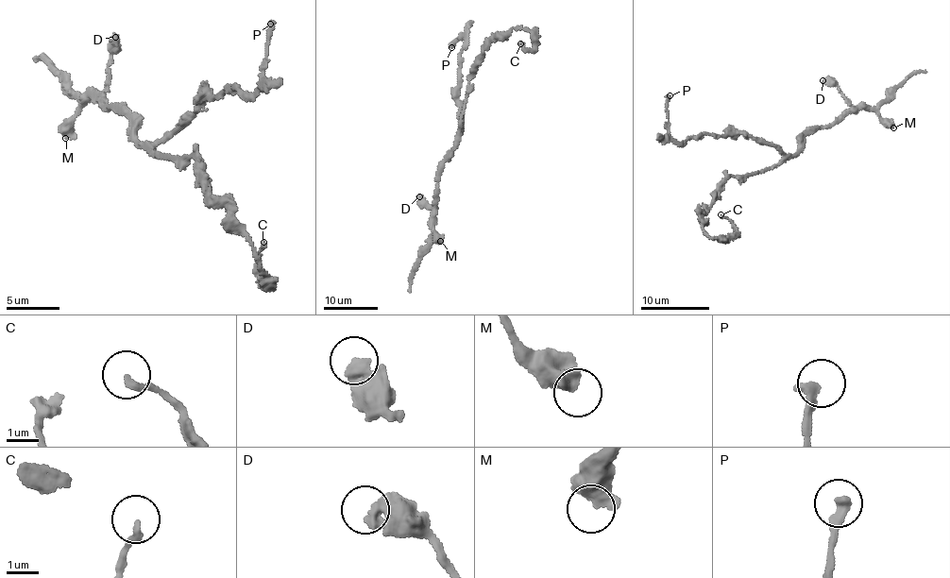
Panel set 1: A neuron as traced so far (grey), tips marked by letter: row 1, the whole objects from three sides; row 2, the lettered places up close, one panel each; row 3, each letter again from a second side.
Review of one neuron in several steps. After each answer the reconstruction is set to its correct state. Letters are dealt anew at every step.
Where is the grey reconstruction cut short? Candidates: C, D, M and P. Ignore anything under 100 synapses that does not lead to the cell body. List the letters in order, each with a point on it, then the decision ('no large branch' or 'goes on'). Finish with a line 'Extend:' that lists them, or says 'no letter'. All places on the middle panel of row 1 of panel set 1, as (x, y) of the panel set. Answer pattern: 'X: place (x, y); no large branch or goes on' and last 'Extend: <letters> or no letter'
C: place (520, 43); no large branch
D: place (419, 196); no large branch
M: place (440, 241); no large branch
P: place (451, 47); no large branch
Extend: no letter

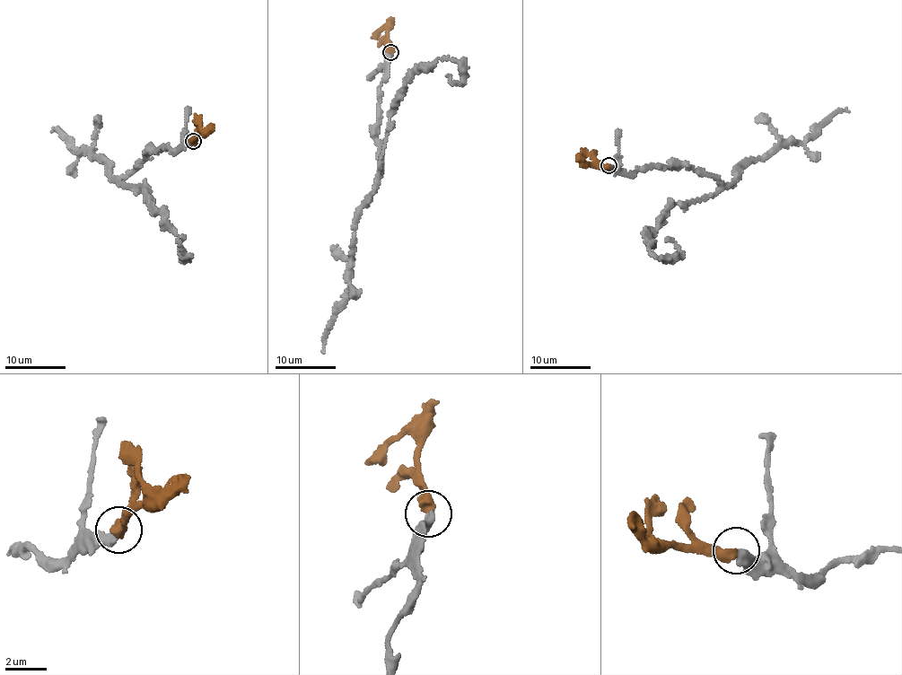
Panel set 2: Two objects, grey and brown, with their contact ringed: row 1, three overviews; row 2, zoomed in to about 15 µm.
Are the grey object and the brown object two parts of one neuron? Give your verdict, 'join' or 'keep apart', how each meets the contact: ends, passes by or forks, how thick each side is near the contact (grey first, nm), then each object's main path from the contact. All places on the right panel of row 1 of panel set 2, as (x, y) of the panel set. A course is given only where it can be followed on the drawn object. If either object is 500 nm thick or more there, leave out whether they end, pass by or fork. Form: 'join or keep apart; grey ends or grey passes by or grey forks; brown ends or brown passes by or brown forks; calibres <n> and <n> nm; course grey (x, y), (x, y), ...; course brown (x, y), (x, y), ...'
join; calibres 500 and 480 nm; course grey (609, 165), (718, 177), (715, 192), (676, 202), (647, 236), (651, 254), (670, 259), (680, 249), (665, 237); course brown (608, 165), (584, 161), (585, 150)

